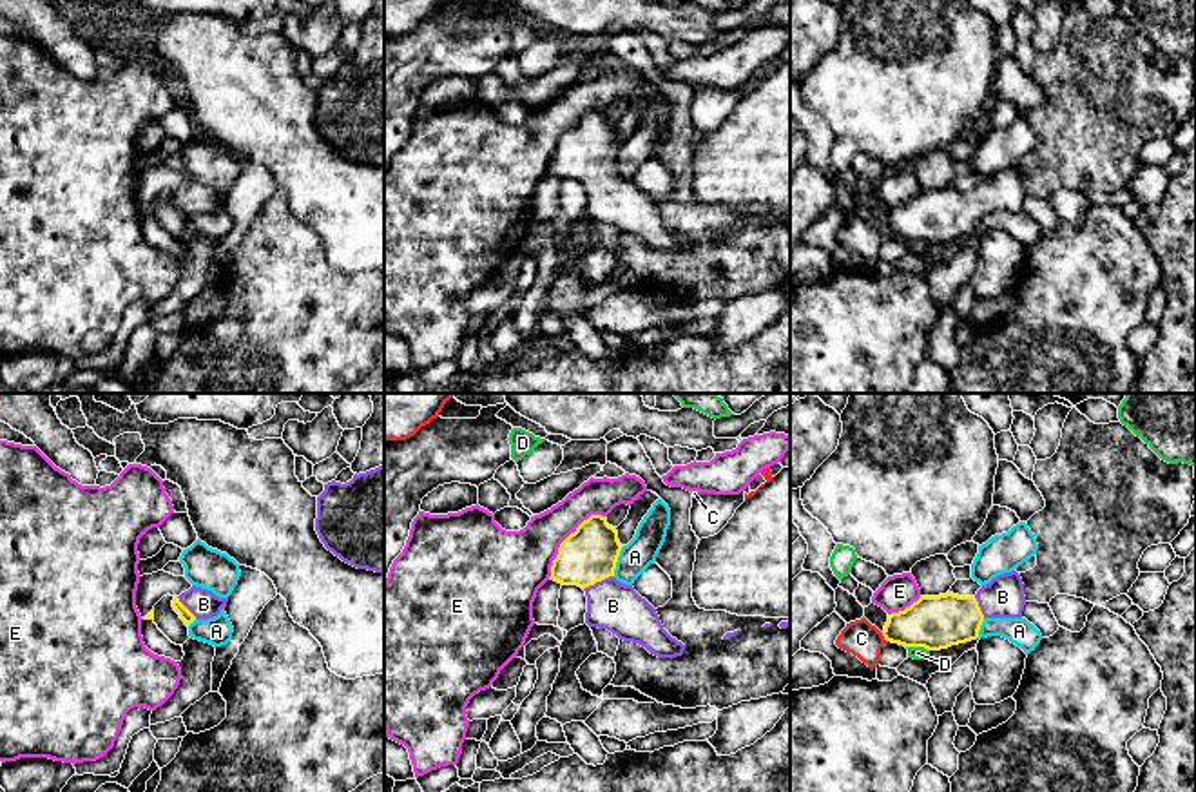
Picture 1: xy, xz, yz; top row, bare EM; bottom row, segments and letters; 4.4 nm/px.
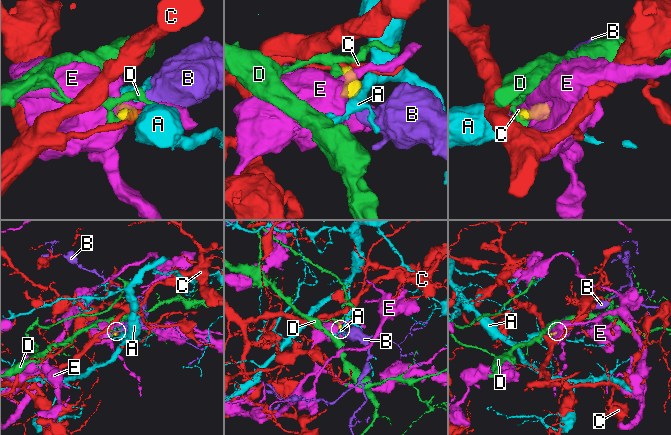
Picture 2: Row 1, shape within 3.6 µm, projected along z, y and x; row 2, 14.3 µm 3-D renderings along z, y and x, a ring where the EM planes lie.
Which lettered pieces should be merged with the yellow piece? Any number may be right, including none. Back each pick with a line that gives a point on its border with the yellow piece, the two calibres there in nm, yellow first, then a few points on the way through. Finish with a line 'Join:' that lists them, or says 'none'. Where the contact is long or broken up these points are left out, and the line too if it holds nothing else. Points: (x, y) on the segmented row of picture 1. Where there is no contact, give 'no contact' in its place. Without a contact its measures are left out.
B: contact xz (598, 580); calibres 240 and 220 nm; way xz (589, 555), (589, 564), (598, 580), (613, 606)
Join: B

